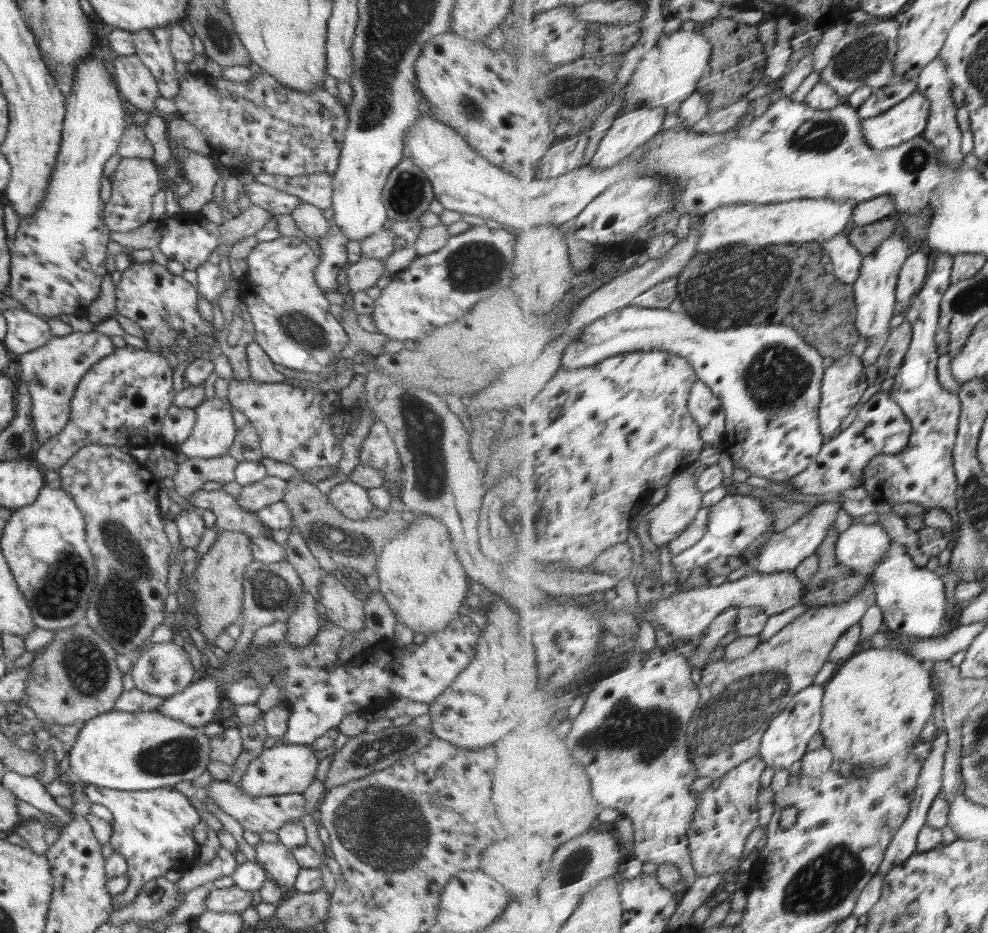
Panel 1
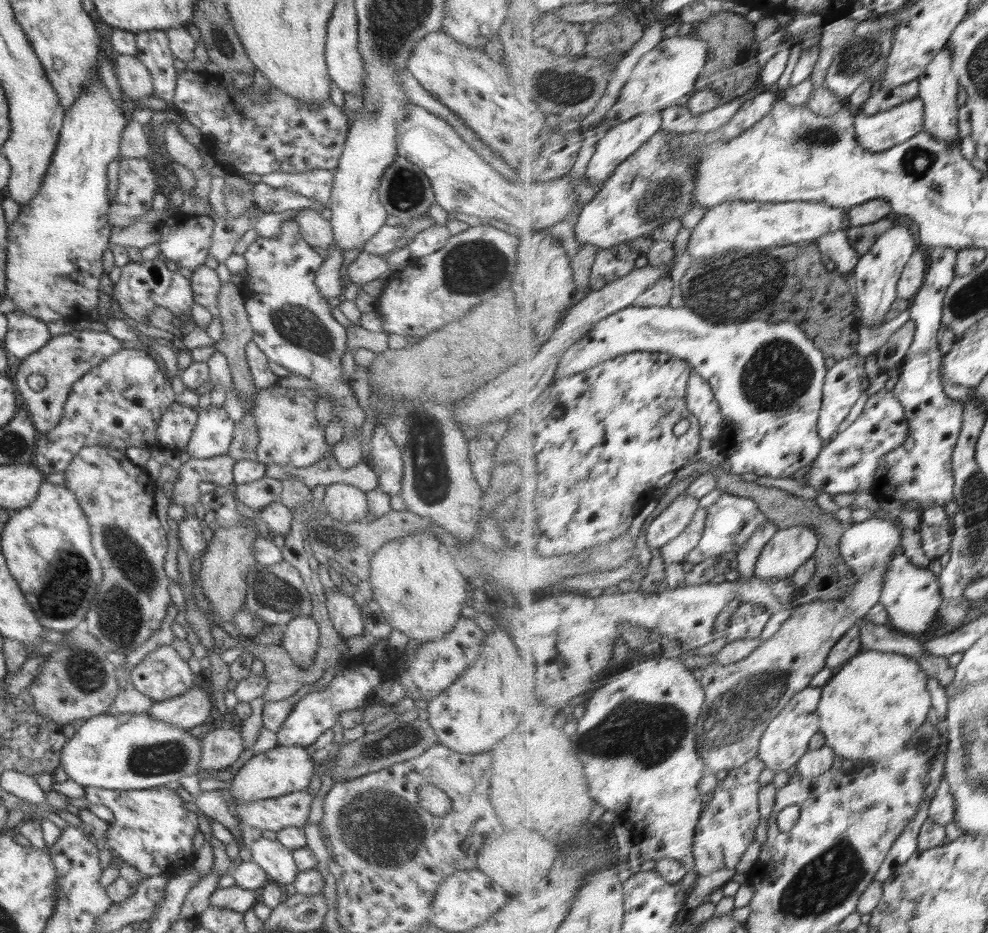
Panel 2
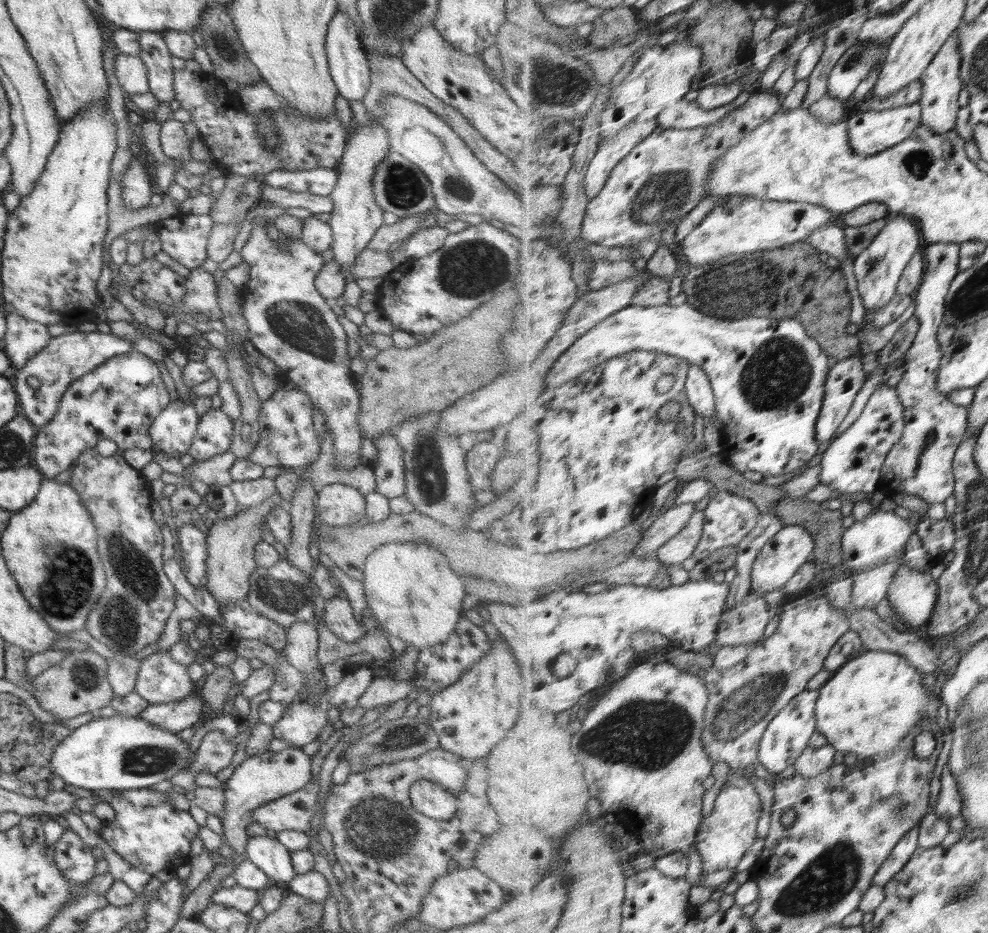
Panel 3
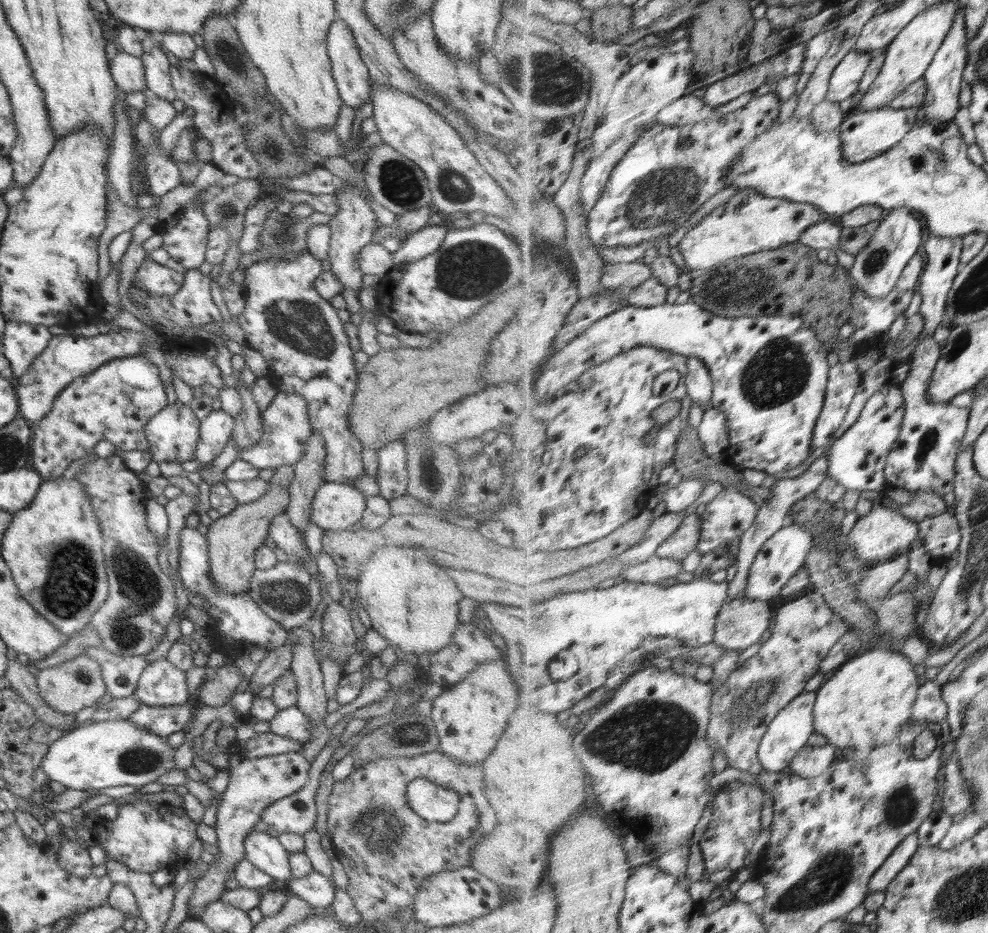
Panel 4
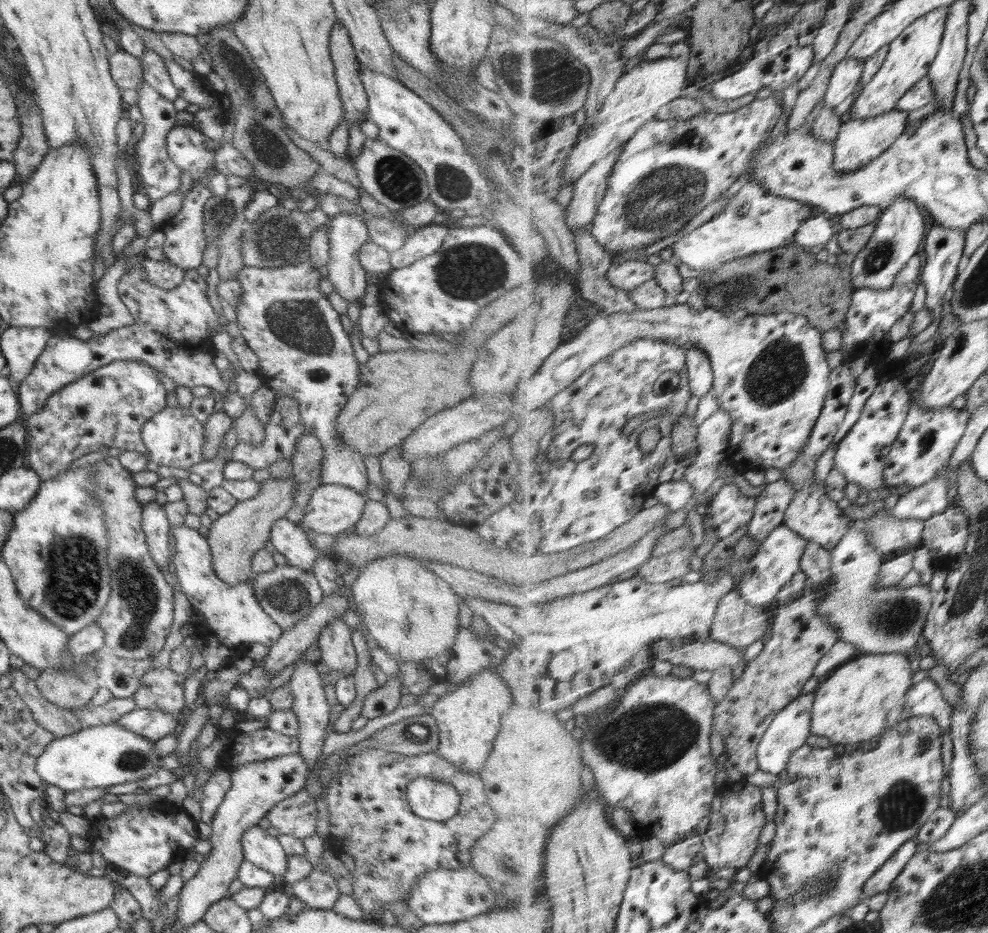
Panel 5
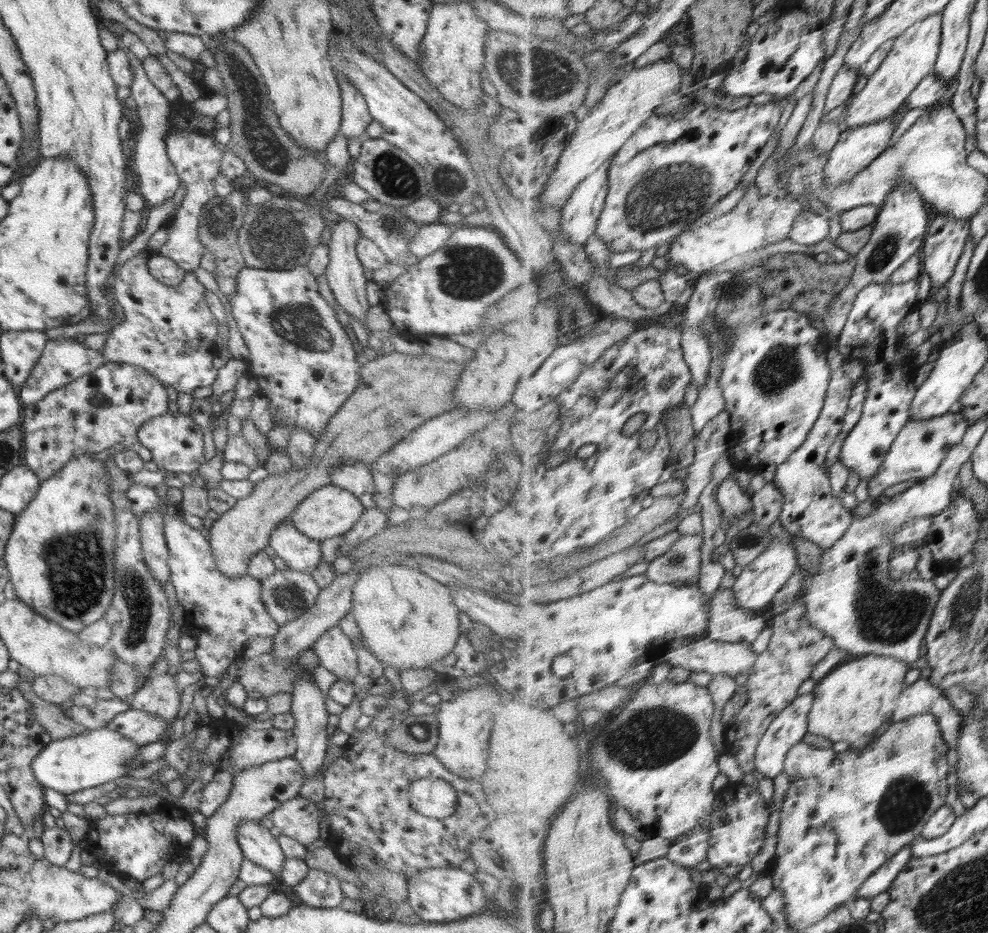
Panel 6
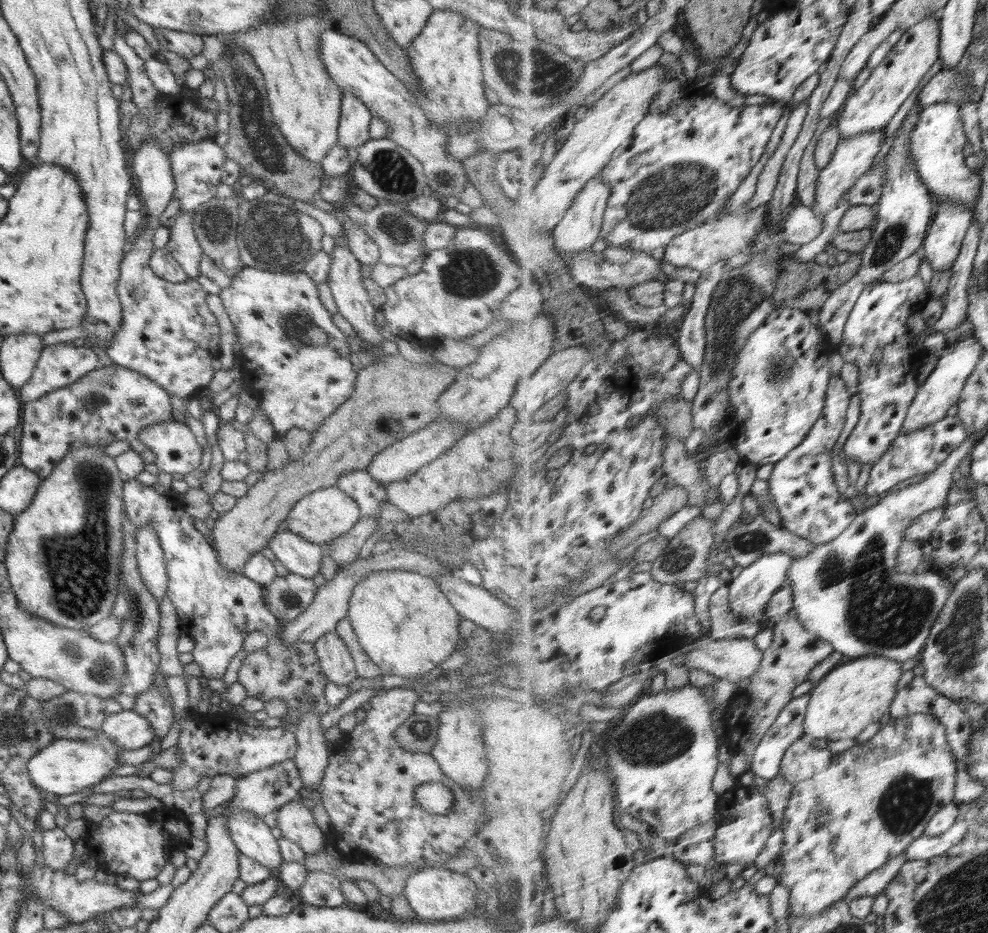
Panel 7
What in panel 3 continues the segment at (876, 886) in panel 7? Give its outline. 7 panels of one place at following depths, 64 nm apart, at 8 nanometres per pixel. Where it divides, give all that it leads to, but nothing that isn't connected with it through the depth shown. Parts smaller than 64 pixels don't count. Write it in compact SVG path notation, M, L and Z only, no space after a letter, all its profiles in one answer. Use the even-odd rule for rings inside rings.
M921 825L915 826L906 837L904 837L892 851L891 858L883 864L878 875L875 876L874 886L886 887L895 879L899 872L904 870L912 857L921 850L919 840Z

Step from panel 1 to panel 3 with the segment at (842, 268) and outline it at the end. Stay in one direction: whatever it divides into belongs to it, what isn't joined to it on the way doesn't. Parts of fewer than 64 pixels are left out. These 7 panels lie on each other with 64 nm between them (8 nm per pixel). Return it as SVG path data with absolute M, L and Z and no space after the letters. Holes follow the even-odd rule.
M842 223L823 226L815 234L809 236L808 242L812 243L812 246L818 248L822 253L827 253L839 261L848 258L852 258L854 261L856 257L852 256L848 250L845 229L846 227Z

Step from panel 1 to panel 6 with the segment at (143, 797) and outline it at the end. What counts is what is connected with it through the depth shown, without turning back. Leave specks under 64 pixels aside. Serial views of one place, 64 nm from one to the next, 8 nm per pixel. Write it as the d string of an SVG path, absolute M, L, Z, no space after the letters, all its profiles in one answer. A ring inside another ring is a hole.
M164 800L151 813L107 815L92 821L86 836L86 850L112 876L122 876L140 882L161 874L165 864L181 854L187 855L196 833L192 821L183 809Z

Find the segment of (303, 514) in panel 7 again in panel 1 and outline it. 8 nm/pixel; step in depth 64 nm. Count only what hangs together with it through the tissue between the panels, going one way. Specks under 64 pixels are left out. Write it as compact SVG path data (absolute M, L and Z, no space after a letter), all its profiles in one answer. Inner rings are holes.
M344 481L332 487L328 495L328 504L352 520L370 518L375 506L371 503L367 488L362 488L352 481Z

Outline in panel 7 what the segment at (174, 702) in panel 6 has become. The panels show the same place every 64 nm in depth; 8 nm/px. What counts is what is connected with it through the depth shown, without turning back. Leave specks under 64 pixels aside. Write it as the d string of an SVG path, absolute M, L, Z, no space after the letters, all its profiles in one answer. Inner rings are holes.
M152 685L146 692L136 696L133 709L139 715L148 720L148 726L154 732L154 738L162 741L170 732L174 723L174 703L160 693L155 685Z

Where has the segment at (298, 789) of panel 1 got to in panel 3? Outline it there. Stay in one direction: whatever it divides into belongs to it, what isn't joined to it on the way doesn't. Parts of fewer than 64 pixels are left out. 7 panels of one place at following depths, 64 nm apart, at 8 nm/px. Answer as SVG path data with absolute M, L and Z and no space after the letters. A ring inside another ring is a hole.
M286 748L280 752L265 751L244 760L226 782L225 811L221 823L224 827L224 843L232 846L235 862L244 854L250 834L247 827L253 820L252 811L262 803L286 796L306 786L312 778L311 757L301 748Z

